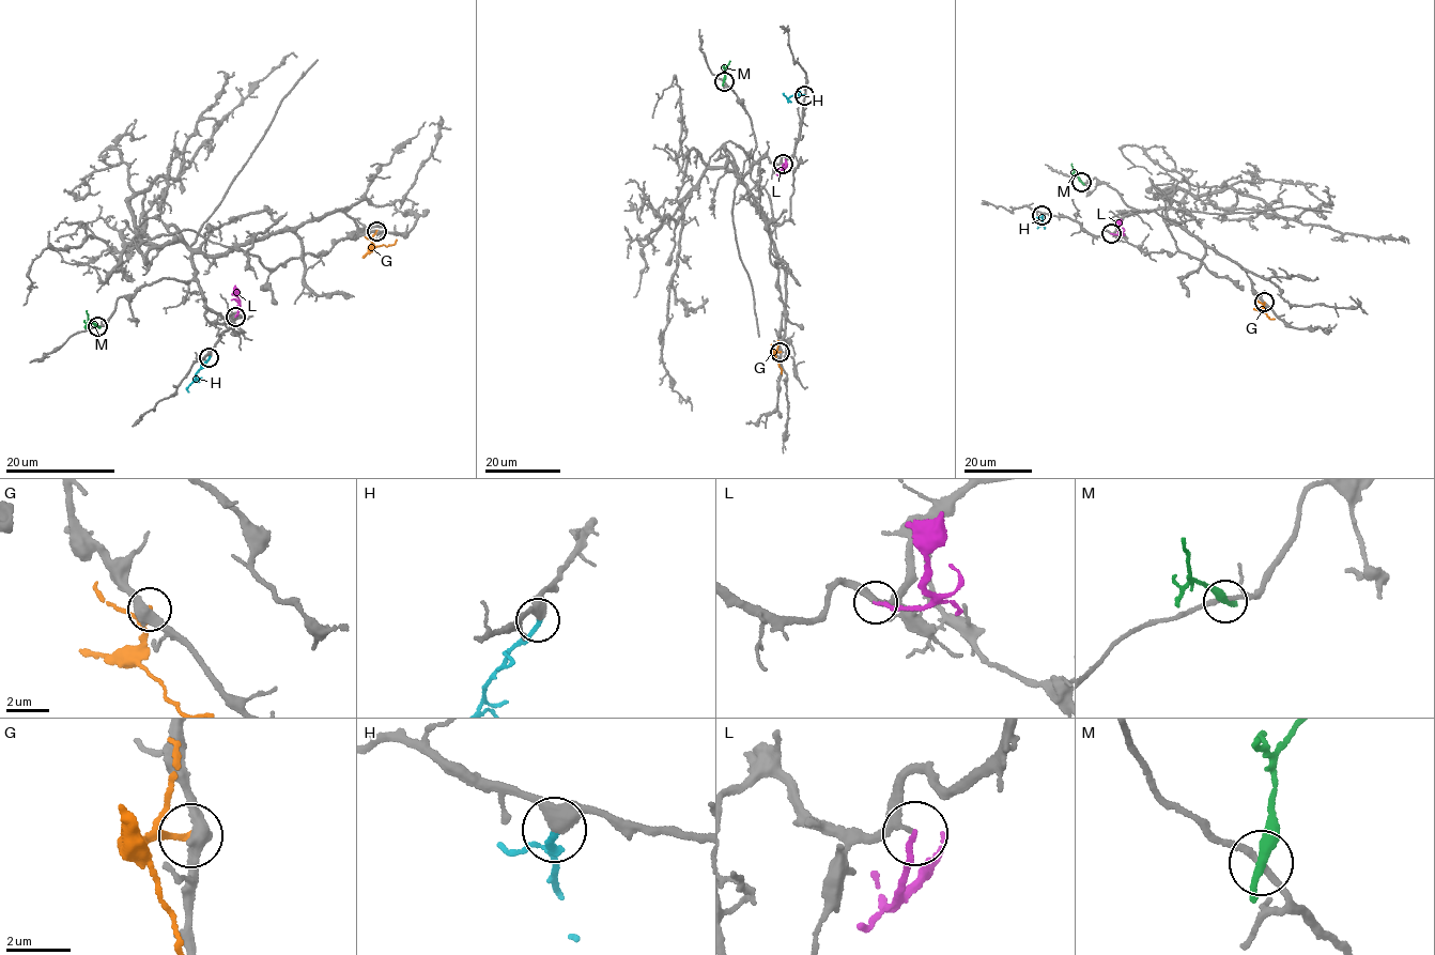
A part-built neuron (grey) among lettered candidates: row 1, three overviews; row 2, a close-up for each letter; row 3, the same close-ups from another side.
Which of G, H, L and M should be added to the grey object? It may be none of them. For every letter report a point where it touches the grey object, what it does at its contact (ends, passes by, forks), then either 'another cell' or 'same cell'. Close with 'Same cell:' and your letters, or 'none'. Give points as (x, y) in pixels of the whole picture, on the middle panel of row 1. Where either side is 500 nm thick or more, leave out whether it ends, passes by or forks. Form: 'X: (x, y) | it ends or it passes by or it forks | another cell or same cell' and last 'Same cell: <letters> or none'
G: (780, 352) | it ends | another cell
H: (804, 95) | it ends | same cell
L: (783, 164) | it ends | another cell
M: (724, 81) | it ends | another cell
Same cell: H

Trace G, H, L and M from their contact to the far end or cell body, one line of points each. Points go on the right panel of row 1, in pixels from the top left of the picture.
G: (1264, 302), (1264, 312), (1275, 319)
H: (1043, 215), (1044, 224), (1037, 229)
L: (1110, 233), (1119, 233), (1121, 219)
M: (1081, 182), (1073, 164)

